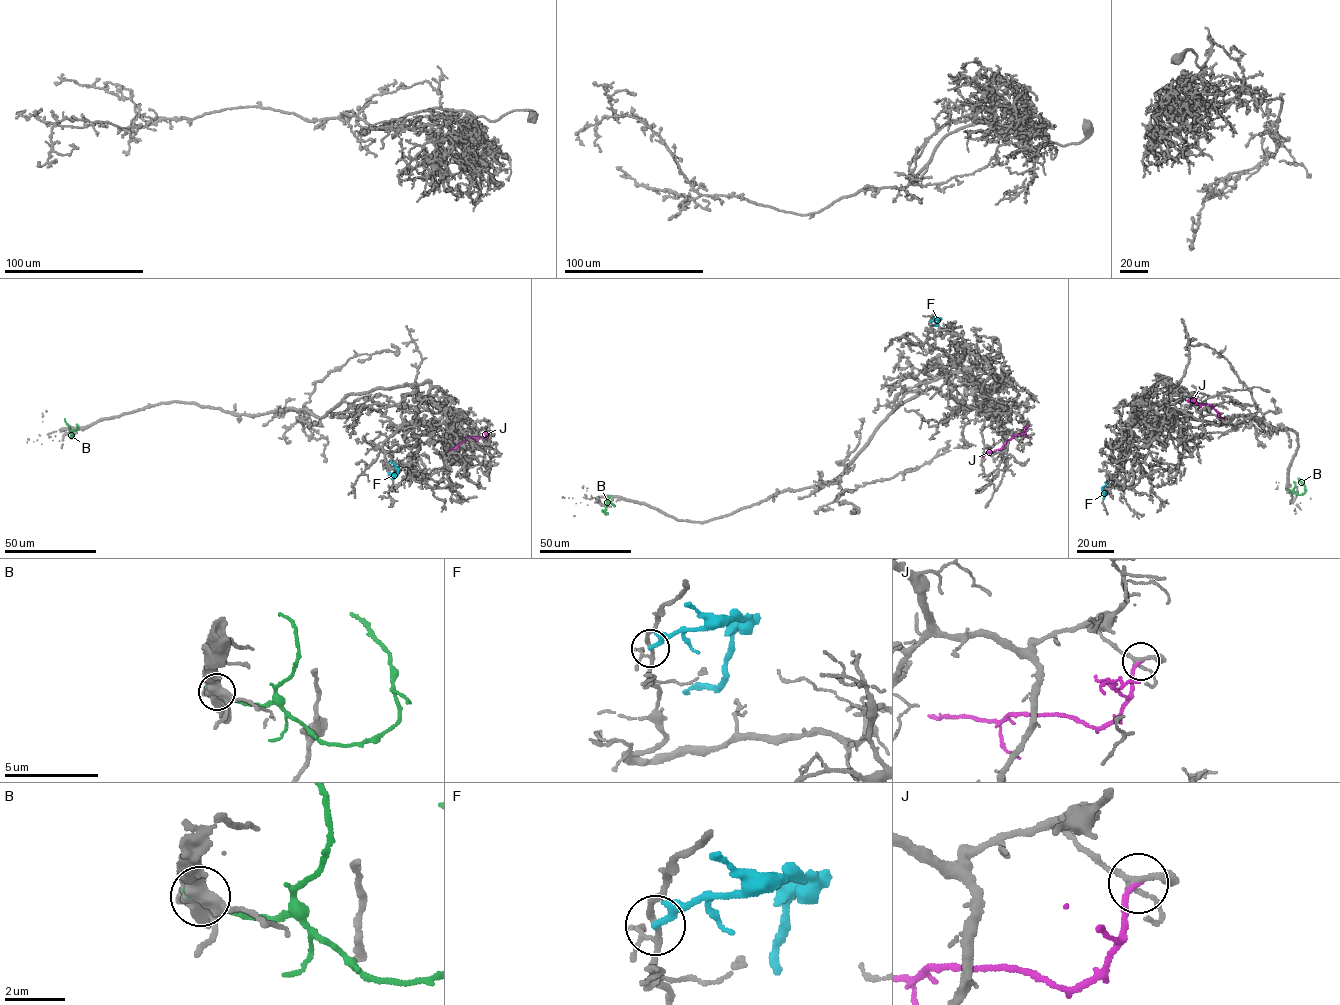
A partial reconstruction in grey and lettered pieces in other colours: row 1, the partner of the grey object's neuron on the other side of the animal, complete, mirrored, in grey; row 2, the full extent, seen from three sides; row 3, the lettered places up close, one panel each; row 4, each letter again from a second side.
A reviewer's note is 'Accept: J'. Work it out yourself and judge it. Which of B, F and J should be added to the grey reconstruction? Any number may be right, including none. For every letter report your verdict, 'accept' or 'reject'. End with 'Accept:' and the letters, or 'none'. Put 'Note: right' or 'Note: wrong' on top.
Note: wrong
B: reject
F: reject
J: reject
Accept: none

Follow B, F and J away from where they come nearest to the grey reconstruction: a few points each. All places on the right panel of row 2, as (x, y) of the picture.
B: (1287, 489), (1298, 494), (1304, 493), (1304, 485), (1298, 478)
F: (1106, 493), (1102, 487), (1106, 481)
J: (1196, 395), (1196, 404), (1210, 404), (1225, 419)

